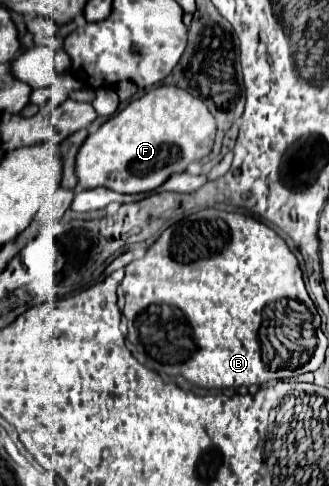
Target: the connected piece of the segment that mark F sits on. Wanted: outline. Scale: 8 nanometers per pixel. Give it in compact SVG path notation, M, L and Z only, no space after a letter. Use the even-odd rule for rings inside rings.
M160 86L150 90L138 100L132 100L124 110L114 114L108 122L100 126L96 134L90 134L76 156L76 176L80 188L110 188L122 194L138 194L138 192L152 192L162 186L172 174L186 172L190 162L202 160L214 148L216 136L216 120L210 114L208 106L194 98L188 90L178 86Z

